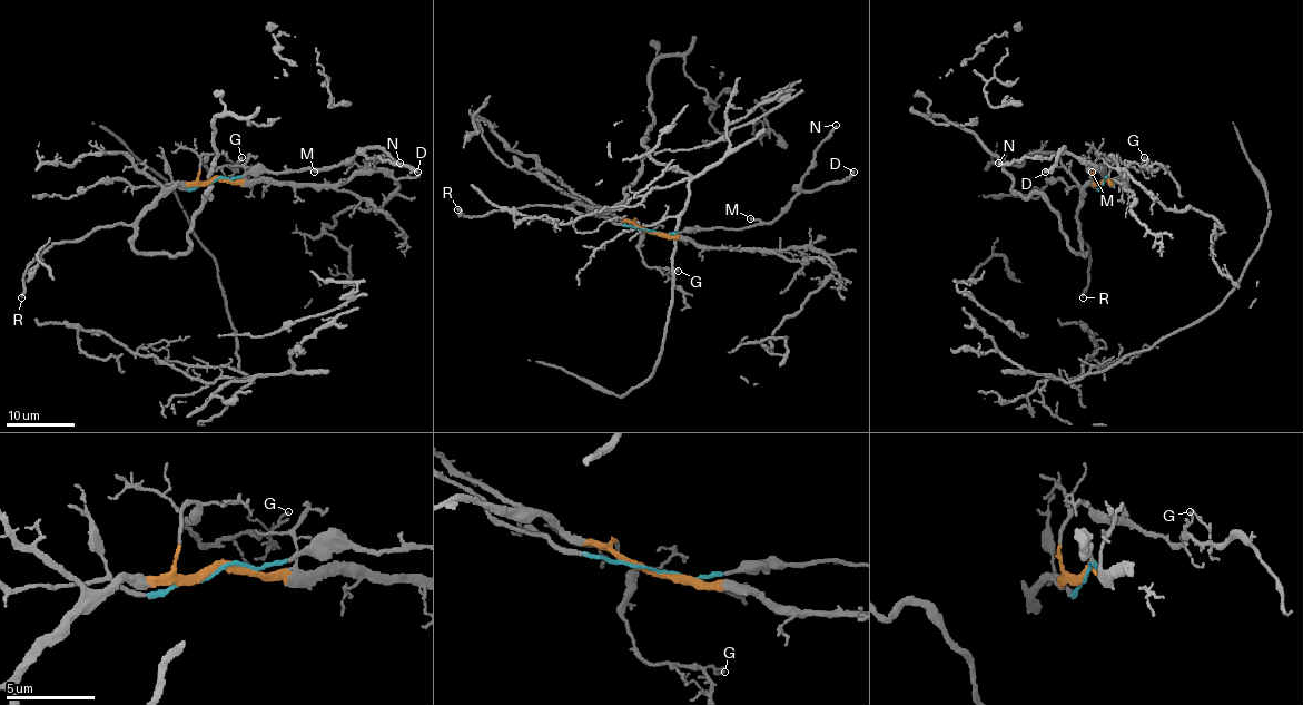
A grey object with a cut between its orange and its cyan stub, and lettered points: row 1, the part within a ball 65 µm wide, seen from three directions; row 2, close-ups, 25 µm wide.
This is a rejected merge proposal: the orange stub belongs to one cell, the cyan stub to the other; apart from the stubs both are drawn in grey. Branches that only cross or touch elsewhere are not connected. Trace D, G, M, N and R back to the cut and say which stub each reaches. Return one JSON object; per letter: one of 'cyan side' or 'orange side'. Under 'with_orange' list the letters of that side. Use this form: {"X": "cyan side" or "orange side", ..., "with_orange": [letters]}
{"D": "cyan side", "G": "orange side", "M": "cyan side", "N": "cyan side", "R": "orange side", "with_orange": ["G", "R"]}

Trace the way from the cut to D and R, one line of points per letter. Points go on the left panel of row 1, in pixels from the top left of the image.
D: (214, 179), (335, 167), (347, 164), (366, 148), (383, 148), (400, 164), (407, 164), (417, 173)
R: (214, 179), (179, 183), (131, 224), (98, 225), (78, 240), (50, 244), (28, 266), (21, 297)

